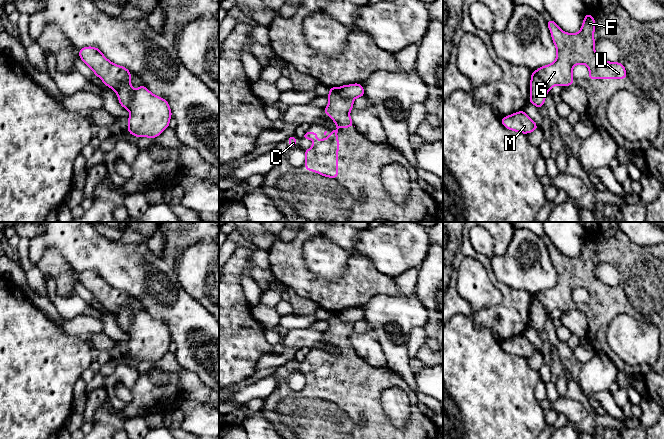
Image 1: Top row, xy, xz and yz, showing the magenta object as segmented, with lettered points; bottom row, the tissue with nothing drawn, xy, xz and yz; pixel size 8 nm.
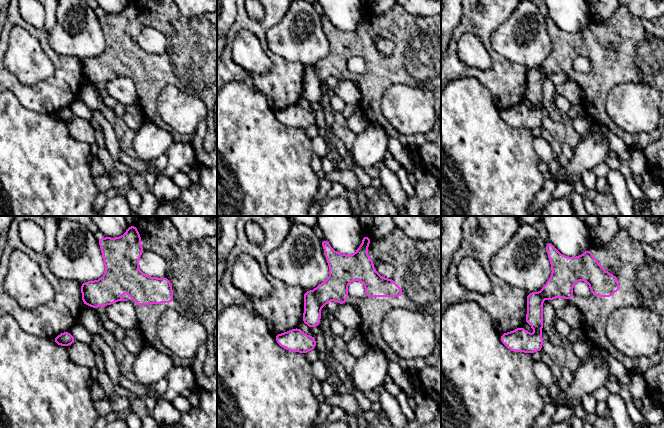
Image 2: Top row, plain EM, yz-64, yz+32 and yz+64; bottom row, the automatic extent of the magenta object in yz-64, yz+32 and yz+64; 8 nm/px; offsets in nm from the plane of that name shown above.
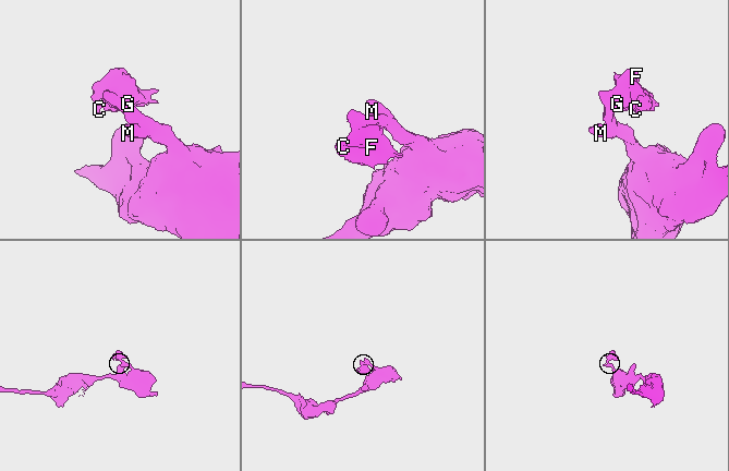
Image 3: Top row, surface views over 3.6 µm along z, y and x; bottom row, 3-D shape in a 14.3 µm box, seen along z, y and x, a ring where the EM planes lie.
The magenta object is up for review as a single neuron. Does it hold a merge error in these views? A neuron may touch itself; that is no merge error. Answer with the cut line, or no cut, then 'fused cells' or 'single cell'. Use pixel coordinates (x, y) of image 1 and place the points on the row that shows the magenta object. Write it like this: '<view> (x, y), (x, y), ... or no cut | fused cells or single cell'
xz (337, 88), (342, 96), (352, 100) | fused cells

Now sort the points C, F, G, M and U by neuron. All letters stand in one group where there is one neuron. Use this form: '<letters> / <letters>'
C F G U / M

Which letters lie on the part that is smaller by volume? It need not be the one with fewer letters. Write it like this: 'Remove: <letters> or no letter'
Remove: C, F, G, U

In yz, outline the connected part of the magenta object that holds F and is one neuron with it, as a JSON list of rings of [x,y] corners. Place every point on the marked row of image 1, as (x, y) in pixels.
[[[588,13],[581,29],[576,34],[562,31],[552,20],[547,21],[552,41],[556,46],[556,60],[538,68],[535,73],[543,81],[549,91],[555,85],[574,85],[572,69],[577,64],[585,64],[589,69],[587,79],[625,79],[626,69],[620,62],[608,62],[594,50],[595,19]]]

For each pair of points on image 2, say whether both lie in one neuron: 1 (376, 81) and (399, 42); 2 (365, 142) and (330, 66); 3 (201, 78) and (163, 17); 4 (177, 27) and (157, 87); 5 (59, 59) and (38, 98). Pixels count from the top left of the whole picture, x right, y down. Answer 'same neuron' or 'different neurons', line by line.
1: same neuron
2: different neurons
3: same neuron
4: same neuron
5: same neuron

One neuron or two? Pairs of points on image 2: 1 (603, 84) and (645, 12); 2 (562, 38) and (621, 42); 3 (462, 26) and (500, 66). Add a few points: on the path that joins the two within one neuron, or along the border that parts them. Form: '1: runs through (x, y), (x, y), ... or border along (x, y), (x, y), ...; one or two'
1: border along (628, 10), (641, 19), (653, 20); two
2: runs through (577, 39), (595, 39), (598, 36), (606, 36); one
3: runs through (475, 28), (486, 39), (492, 53); one

